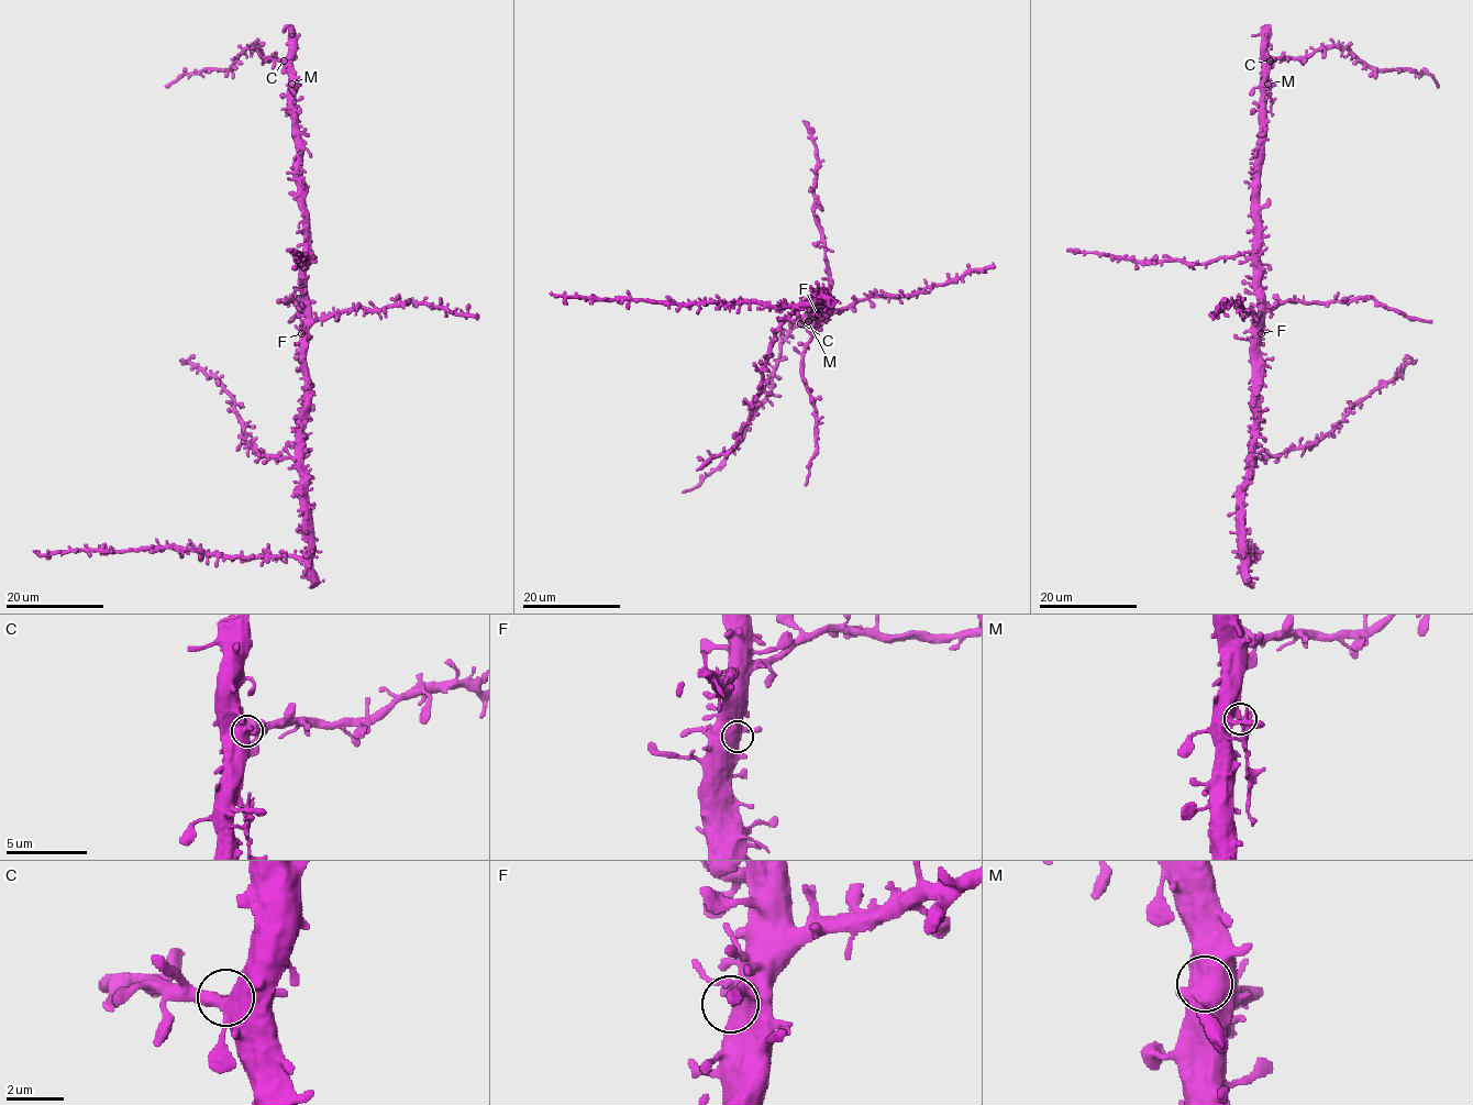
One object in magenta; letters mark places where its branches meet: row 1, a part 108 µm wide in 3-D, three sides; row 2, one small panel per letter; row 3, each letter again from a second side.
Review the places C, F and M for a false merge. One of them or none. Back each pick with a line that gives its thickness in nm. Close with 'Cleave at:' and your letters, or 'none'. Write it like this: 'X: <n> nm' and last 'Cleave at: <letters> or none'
M: 380 nm
Cleave at: M

